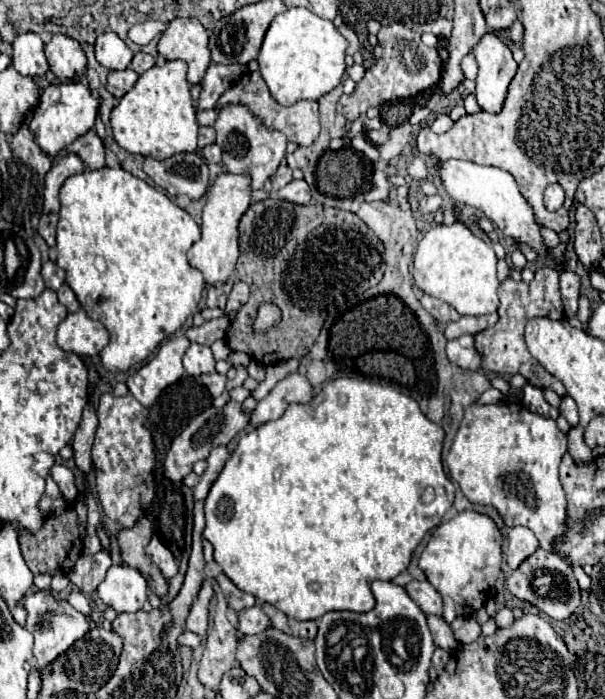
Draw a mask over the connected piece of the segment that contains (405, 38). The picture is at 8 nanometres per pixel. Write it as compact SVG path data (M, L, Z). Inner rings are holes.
M393 23L381 27L377 39L379 39L377 49L373 49L377 63L365 71L365 77L355 87L355 95L361 101L369 105L381 105L393 99L407 99L415 97L419 91L435 87L441 81L441 69L443 69L441 57L437 49L429 49L427 45L423 45L419 33L411 31L403 23Z

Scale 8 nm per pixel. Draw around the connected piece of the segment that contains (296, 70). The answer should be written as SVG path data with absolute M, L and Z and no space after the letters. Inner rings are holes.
M291 7L269 25L257 61L273 99L281 105L293 105L301 99L317 101L343 81L347 47L347 39L333 21L321 19L311 9Z

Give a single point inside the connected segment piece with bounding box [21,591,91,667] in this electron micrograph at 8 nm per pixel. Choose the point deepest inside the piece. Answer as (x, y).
(55, 625)

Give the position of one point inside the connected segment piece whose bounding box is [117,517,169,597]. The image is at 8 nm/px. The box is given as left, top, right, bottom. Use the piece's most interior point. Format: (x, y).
(132, 541)

